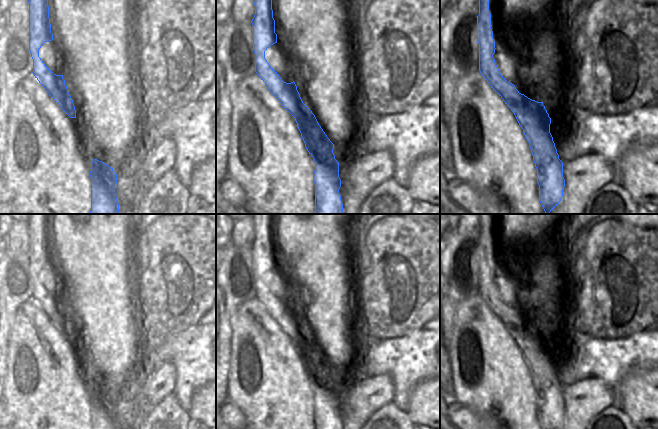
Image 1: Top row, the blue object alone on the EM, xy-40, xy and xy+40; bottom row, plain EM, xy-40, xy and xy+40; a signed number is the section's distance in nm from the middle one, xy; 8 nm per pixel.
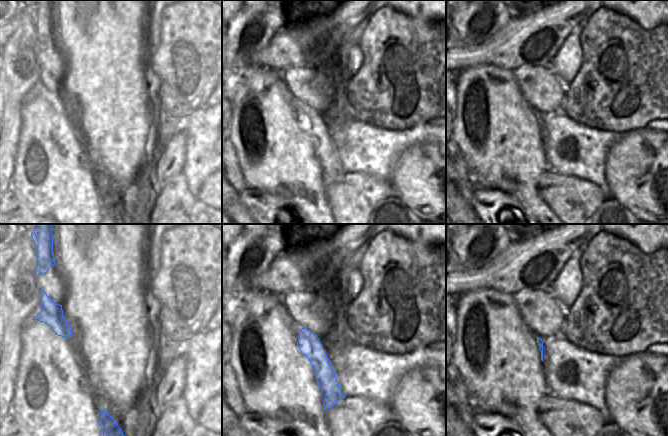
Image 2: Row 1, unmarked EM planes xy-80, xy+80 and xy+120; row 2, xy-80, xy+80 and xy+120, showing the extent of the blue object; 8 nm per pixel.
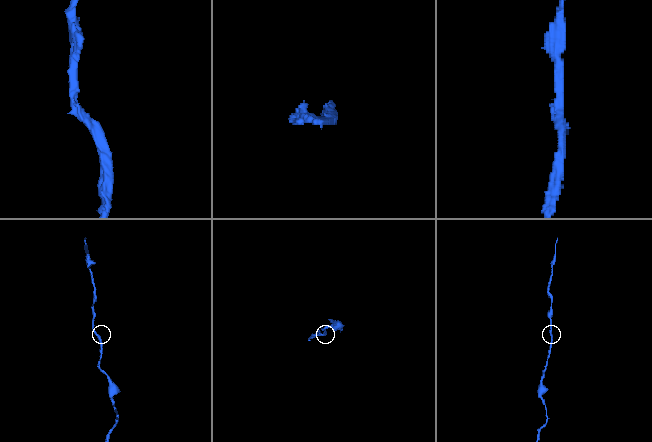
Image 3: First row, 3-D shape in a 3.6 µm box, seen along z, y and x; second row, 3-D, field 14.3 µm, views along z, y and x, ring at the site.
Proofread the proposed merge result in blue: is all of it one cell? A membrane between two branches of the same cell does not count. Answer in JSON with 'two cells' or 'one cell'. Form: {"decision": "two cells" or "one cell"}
{"decision": "one cell"}

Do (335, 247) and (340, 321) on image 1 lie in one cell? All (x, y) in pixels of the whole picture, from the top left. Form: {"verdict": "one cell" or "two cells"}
{"verdict": "one cell"}

